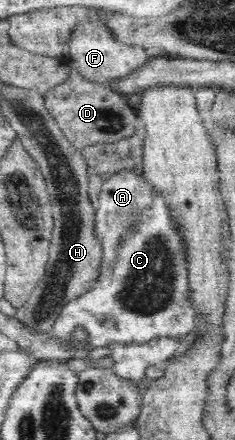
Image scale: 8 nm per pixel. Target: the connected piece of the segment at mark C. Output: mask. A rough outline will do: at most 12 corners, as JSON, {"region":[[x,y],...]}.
{"region":[[161,195],[53,333],[88,348],[195,333]]}

